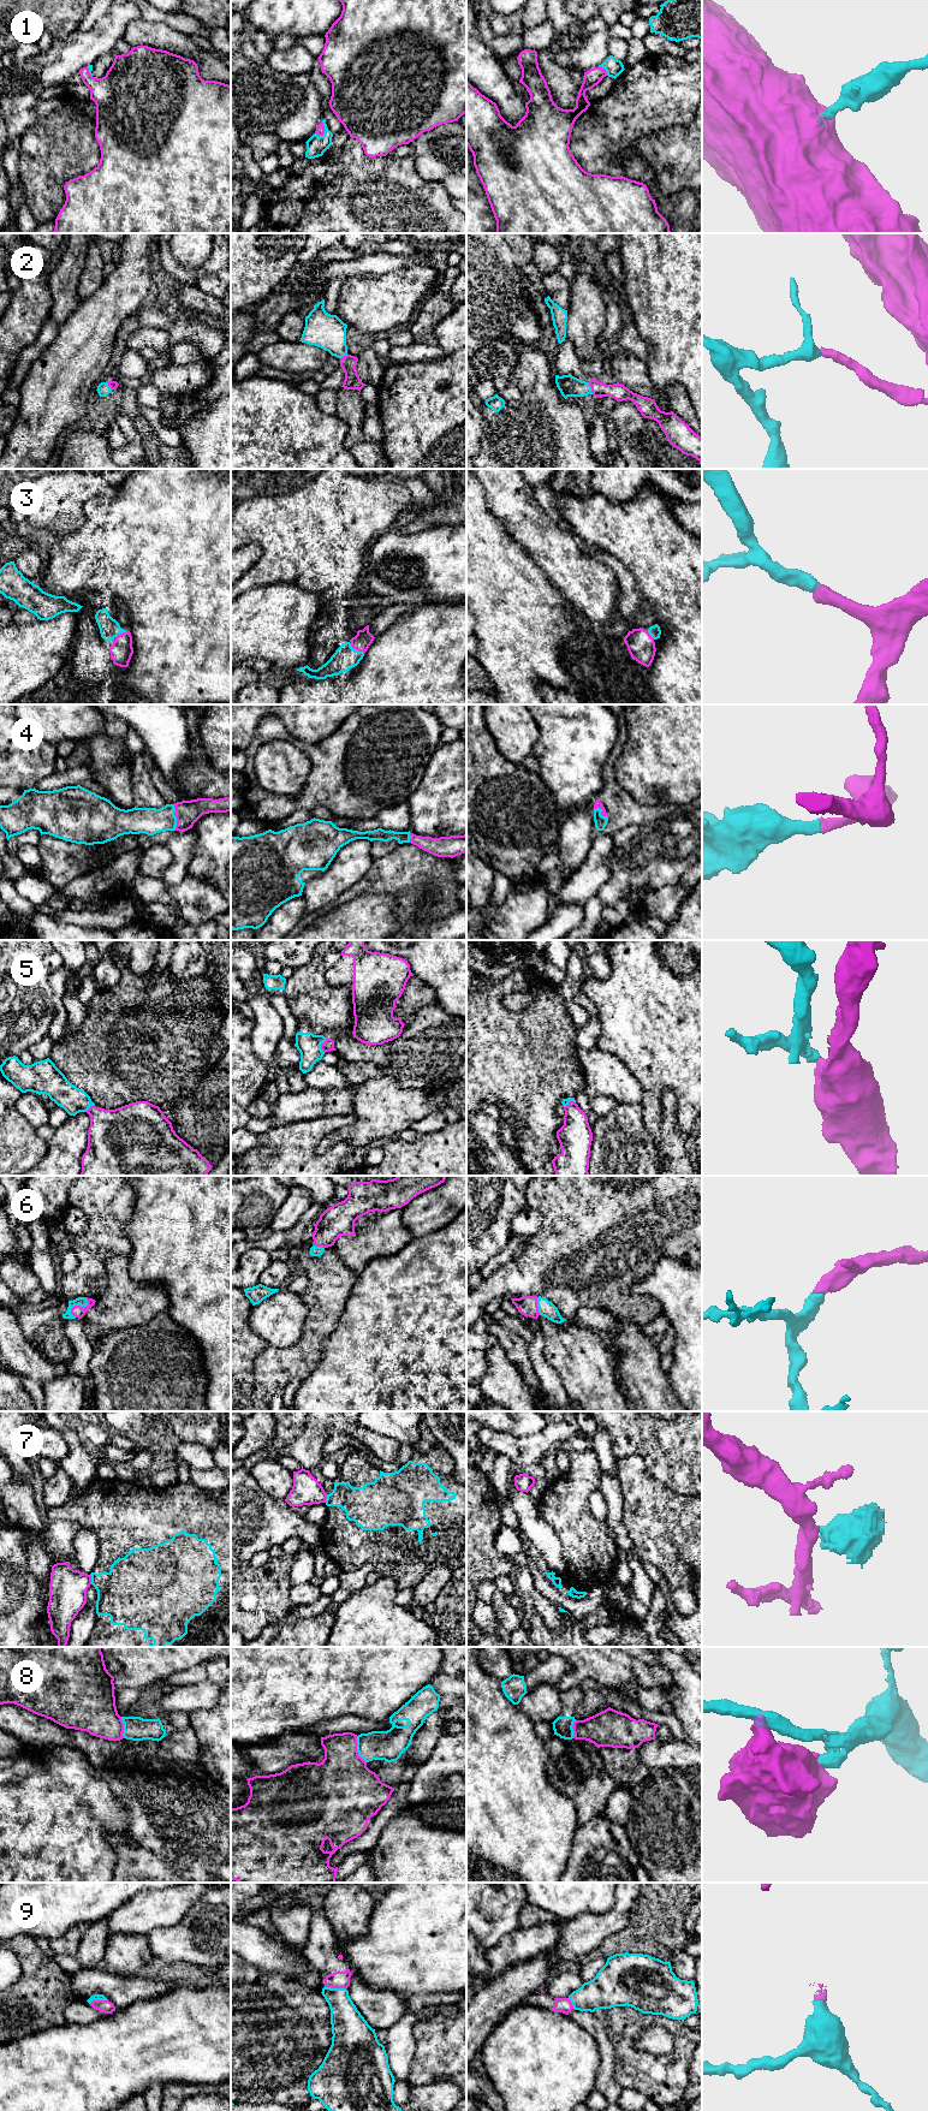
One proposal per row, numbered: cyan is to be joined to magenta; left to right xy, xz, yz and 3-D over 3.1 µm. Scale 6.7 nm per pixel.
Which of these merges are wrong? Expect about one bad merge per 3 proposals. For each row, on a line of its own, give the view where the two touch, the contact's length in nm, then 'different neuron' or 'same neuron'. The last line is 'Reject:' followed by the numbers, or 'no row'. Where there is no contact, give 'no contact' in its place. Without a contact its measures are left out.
1: xz | 110 nm | same neuron
2: yz | 90 nm | same neuron
3: xz | 120 nm | same neuron
4: xy | 180 nm | same neuron
5: xz | 110 nm | same neuron
6: xy | 160 nm | same neuron
7: xy | 70 nm | different neuron
8: xz | 200 nm | different neuron
9: xz | 150 nm | same neuron
Reject: 7, 8

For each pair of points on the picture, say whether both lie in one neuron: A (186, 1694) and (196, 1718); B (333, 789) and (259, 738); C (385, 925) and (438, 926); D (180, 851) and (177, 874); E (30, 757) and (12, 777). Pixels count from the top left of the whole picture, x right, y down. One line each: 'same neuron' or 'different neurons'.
A: different neurons
B: same neuron
C: different neurons
D: same neuron
E: same neuron

